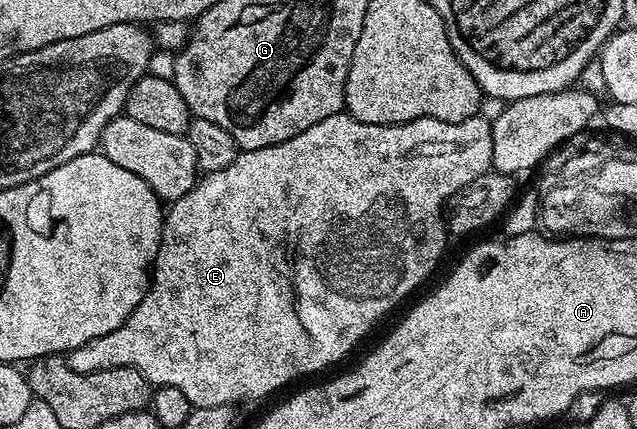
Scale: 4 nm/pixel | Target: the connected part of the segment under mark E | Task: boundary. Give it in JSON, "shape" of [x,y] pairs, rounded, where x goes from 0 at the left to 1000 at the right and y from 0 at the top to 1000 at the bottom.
{"shape":[[[538,259],[521,268],[515,277],[502,277],[502,287],[490,287],[490,296],[484,296],[484,305],[471,305],[471,315],[465,315],[458,324],[452,324],[438,338],[408,343],[407,347],[389,347],[375,354],[374,366],[367,371],[358,389],[352,389],[352,399],[322,406],[322,410],[305,431],[303,441],[295,445],[286,462],[272,469],[265,485],[259,490],[251,576],[248,578],[246,594],[242,597],[242,625],[235,639],[235,667],[229,671],[226,697],[220,697],[214,725],[207,725],[207,734],[201,734],[198,751],[188,762],[182,762],[182,772],[176,772],[157,790],[144,790],[144,800],[132,800],[132,809],[119,809],[111,823],[102,825],[100,839],[104,853],[113,865],[126,865],[127,869],[149,869],[151,865],[163,865],[165,860],[207,855],[214,865],[220,865],[220,874],[226,874],[226,883],[232,883],[237,900],[262,897],[264,902],[278,902],[278,907],[295,928],[298,946],[308,953],[331,953],[333,949],[345,949],[347,944],[366,946],[369,942],[367,935],[405,935],[410,925],[418,925],[422,916],[430,916],[435,907],[443,907],[447,897],[458,895],[466,879],[480,879],[485,869],[499,869],[504,860],[512,860],[516,851],[527,848],[535,832],[546,830],[548,823],[554,818],[556,802],[559,802],[611,720],[622,718],[623,711],[686,622],[688,606],[692,604],[694,587],[700,580],[700,552],[703,555],[703,536],[697,513],[700,471],[706,466],[710,455],[716,455],[724,441],[735,436],[735,427],[741,427],[749,413],[765,403],[772,380],[774,305],[771,301],[771,284],[755,268],[736,273],[722,287],[703,287],[691,277],[667,273],[666,277],[642,282],[633,291],[586,291],[584,287],[565,287],[557,273]]]}

